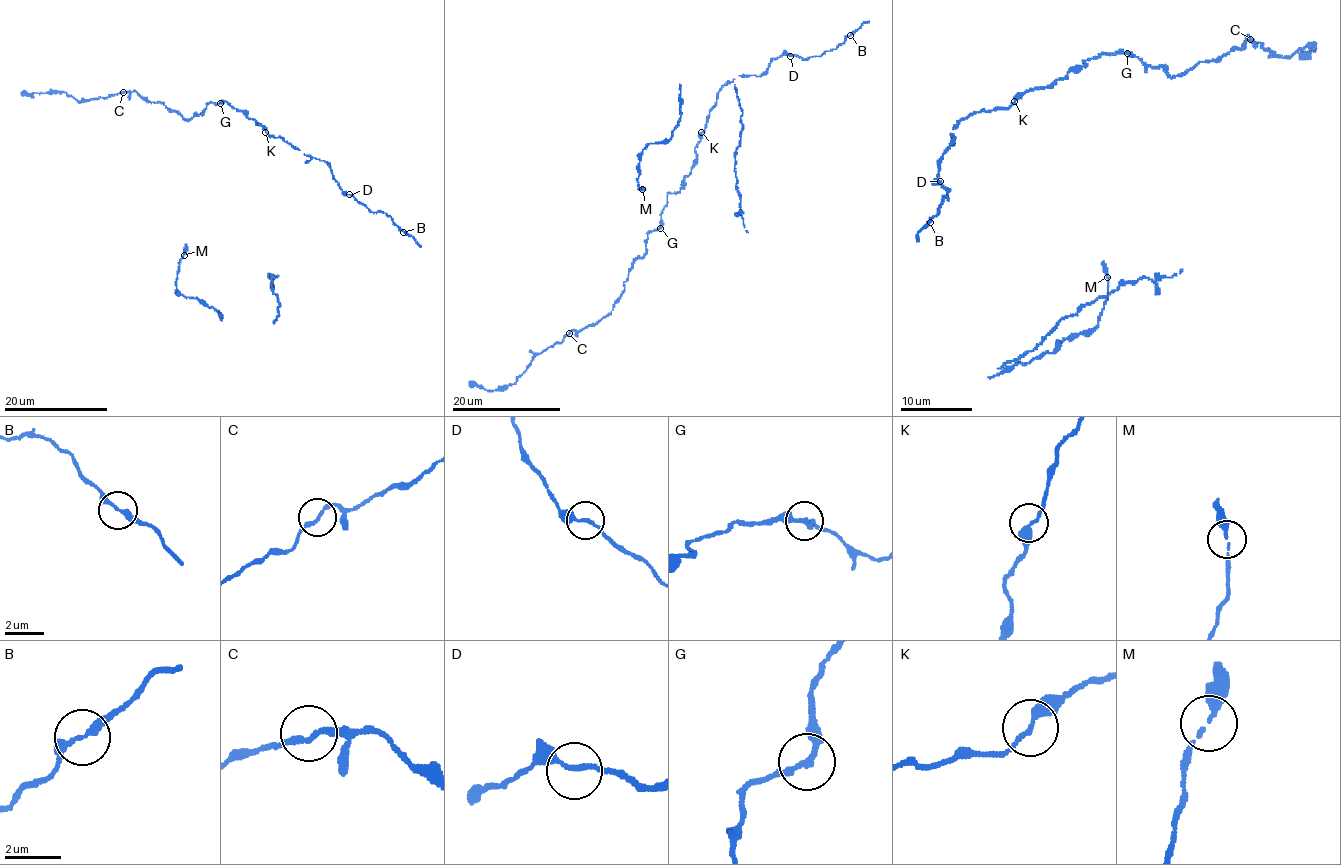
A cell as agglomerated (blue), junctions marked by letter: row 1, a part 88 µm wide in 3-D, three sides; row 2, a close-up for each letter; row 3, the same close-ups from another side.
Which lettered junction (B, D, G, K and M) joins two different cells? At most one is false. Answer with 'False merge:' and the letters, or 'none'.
False merge: none

